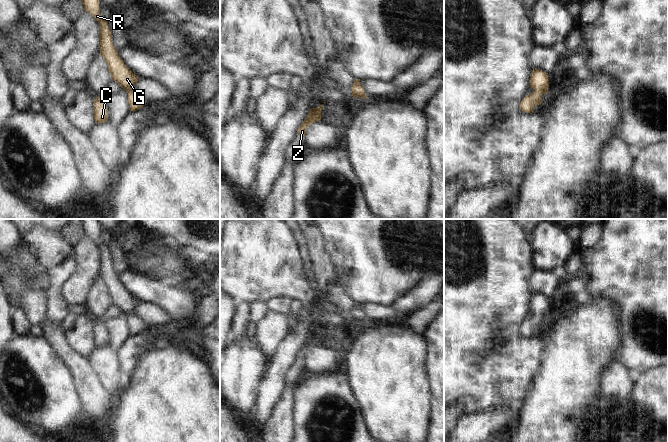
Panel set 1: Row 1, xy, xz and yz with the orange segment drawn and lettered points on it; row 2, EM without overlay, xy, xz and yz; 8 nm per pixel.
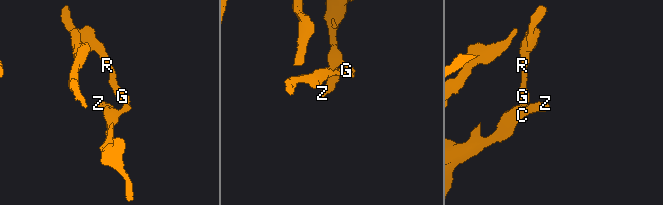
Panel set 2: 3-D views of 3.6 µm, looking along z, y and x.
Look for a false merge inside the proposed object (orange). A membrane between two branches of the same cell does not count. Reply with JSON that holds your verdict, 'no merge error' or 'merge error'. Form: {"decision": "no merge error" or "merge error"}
{"decision": "no merge error"}

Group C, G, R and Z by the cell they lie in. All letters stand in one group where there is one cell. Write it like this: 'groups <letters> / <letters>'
groups C G R Z

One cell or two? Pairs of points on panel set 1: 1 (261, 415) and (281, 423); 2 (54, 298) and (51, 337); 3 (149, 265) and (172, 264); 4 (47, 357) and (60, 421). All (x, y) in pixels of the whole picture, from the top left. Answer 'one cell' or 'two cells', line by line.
1: two cells
2: two cells
3: one cell
4: one cell

